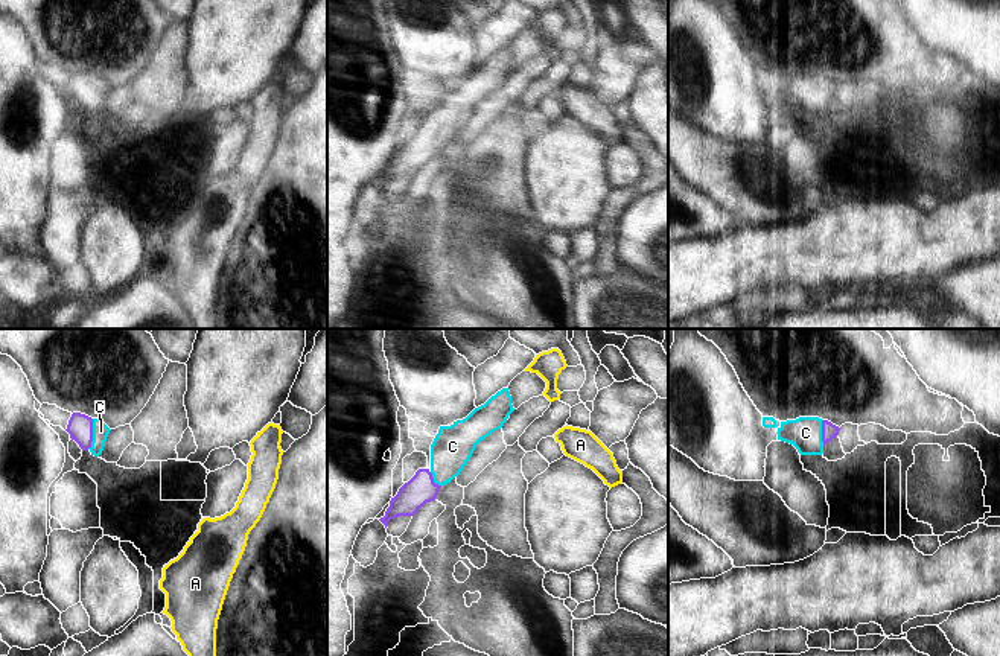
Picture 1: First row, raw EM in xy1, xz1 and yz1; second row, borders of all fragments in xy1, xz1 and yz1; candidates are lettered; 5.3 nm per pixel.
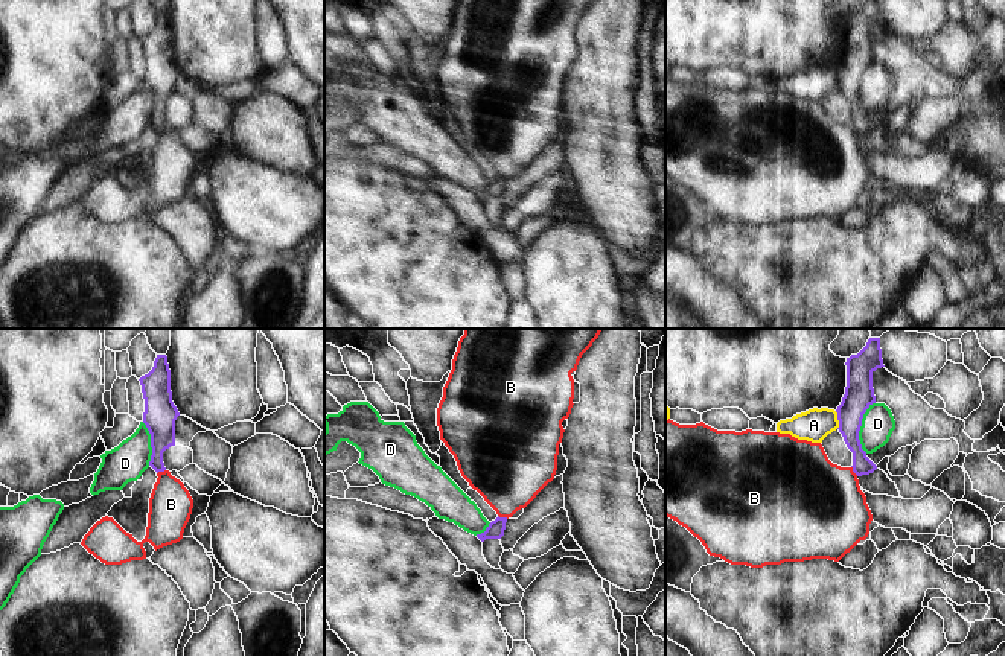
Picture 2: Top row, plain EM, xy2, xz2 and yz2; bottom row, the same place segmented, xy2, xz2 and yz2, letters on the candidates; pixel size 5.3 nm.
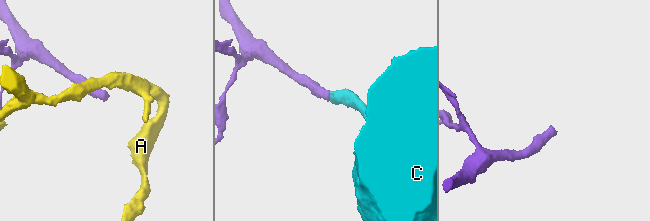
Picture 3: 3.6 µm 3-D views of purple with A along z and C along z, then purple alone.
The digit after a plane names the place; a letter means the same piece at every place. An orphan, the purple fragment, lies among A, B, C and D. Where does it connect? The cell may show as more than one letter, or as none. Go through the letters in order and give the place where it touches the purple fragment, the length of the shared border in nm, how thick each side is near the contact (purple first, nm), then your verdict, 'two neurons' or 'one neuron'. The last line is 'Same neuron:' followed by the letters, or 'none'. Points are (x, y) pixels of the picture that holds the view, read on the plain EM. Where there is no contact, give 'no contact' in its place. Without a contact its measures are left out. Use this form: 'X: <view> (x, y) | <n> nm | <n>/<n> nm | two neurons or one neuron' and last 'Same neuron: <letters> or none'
A: yz2 (838, 78) | 100 nm | 160/170 nm | two neurons
B: xz2 (503, 177) | 60 nm | 90/380 nm | two neurons
C: xy1 (92, 93) | 160 nm | 130/90 nm | one neuron
D: yz2 (859, 87) | 280 nm | 160/170 nm | two neurons
Same neuron: C

